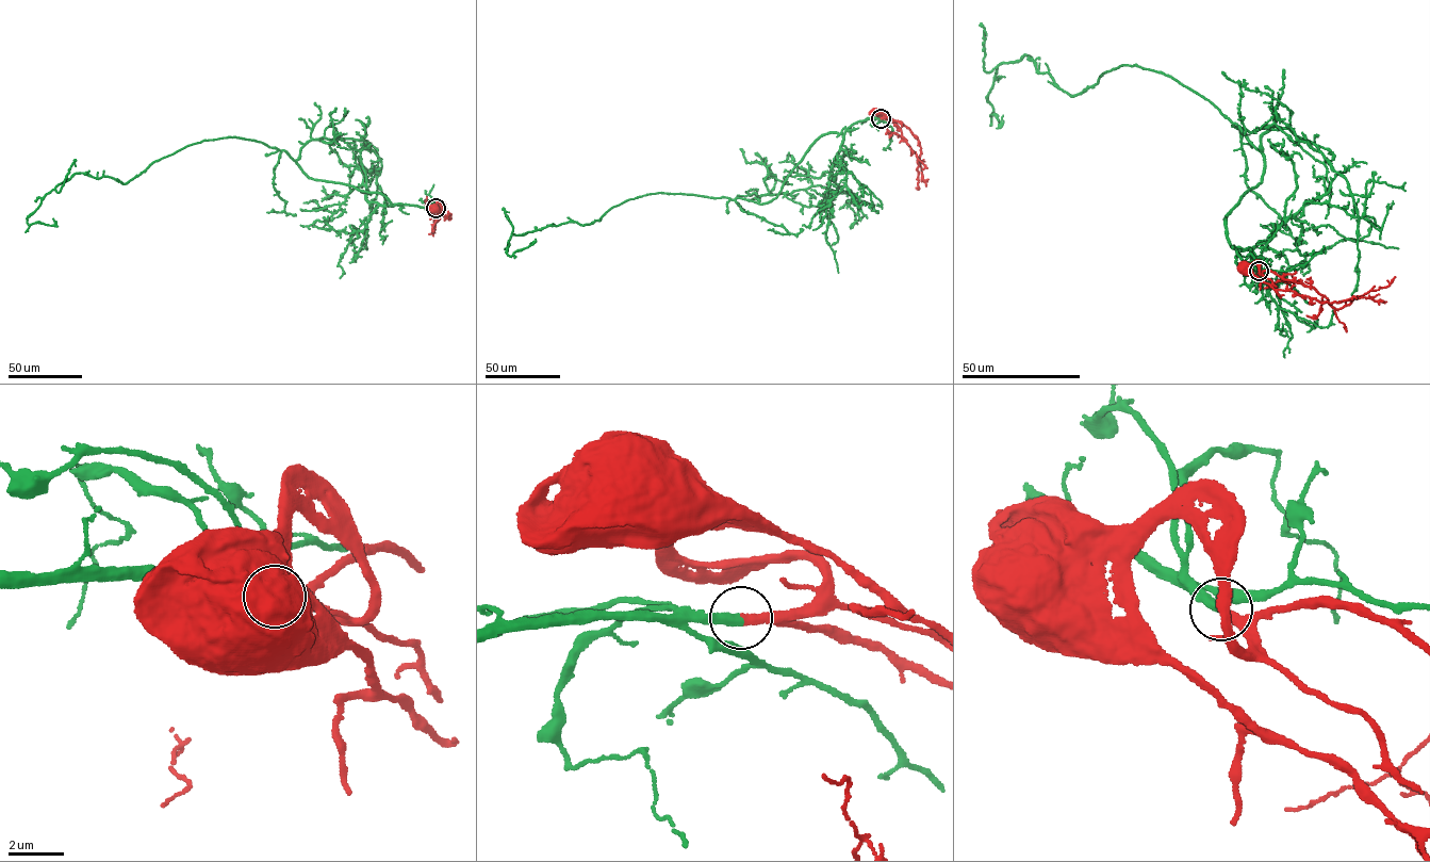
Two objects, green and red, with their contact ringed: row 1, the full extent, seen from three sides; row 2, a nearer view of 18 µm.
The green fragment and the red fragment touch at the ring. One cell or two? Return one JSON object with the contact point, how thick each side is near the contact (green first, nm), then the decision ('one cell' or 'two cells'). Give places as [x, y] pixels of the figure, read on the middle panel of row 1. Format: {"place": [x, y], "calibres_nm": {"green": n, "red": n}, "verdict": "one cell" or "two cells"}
{"place": [881, 118], "calibres_nm": {"green": 320, "red": 280}, "verdict": "one cell"}

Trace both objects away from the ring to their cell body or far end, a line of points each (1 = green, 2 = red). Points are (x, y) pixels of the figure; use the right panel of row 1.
1: (1259, 271), (1223, 221), (1262, 152), (1172, 78), (1121, 65), (1072, 96), (1023, 54), (997, 67), (1003, 115)
2: (1259, 271), (1255, 263), (1243, 267)

